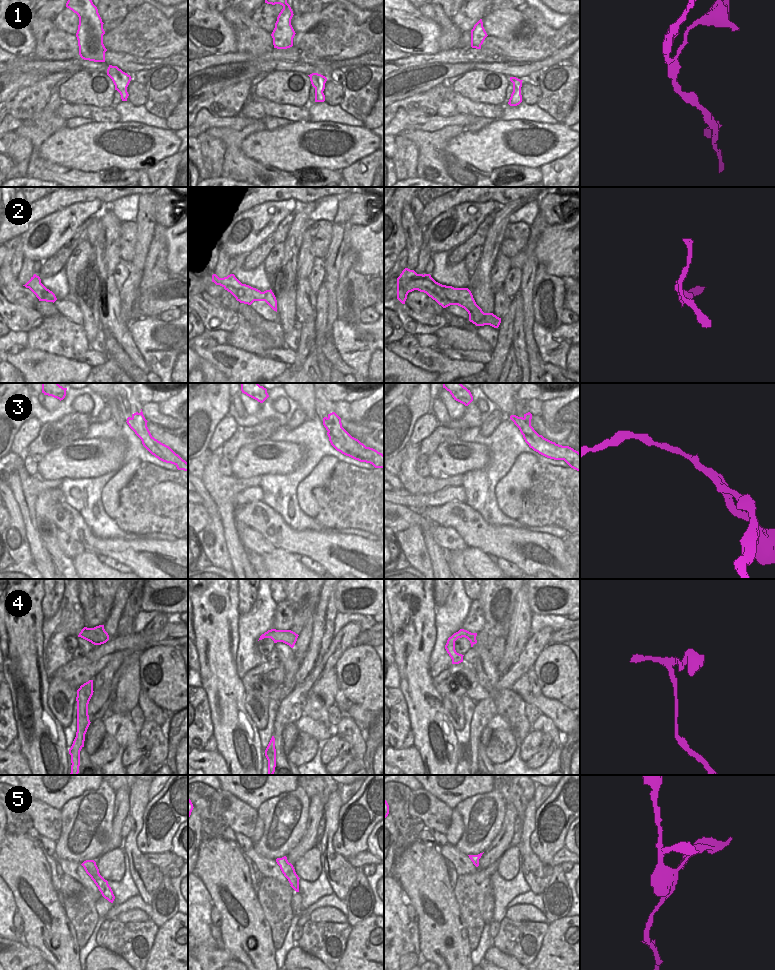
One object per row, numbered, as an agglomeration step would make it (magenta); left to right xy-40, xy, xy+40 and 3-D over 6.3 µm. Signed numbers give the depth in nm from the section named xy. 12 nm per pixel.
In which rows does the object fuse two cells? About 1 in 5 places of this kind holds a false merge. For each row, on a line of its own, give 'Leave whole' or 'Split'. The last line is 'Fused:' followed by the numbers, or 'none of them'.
1: Leave whole
2: Split
3: Split
4: Leave whole
5: Split
Fused: 2, 3, 5

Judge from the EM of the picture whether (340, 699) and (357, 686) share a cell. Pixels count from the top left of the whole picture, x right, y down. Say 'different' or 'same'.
different

